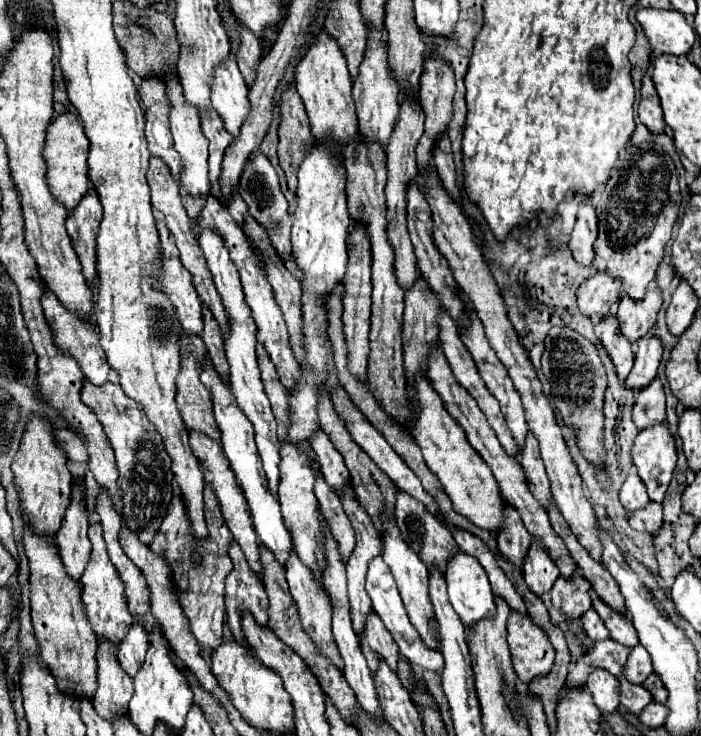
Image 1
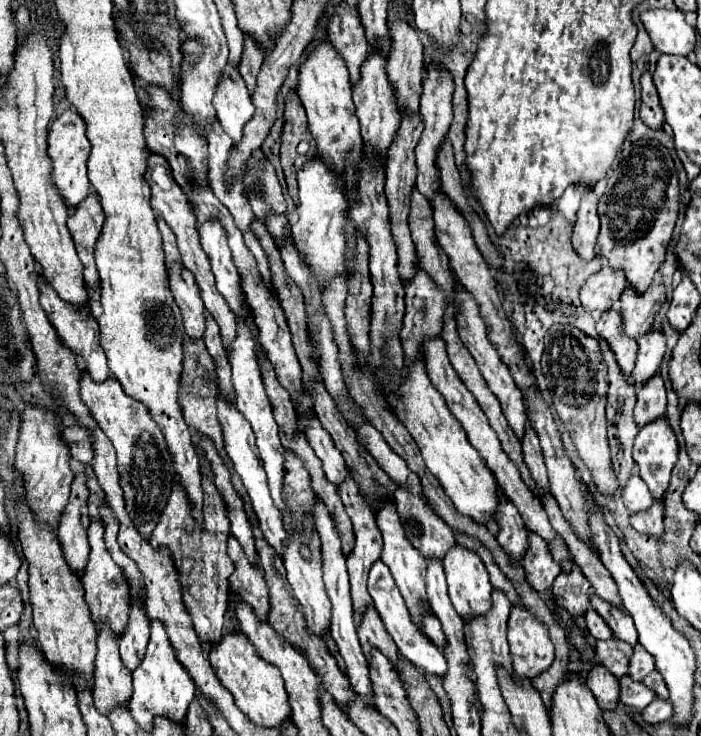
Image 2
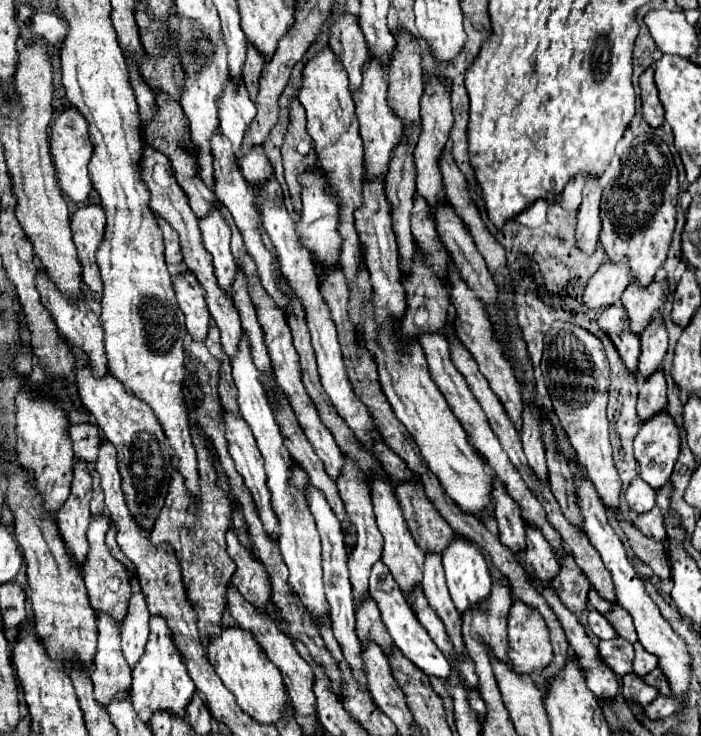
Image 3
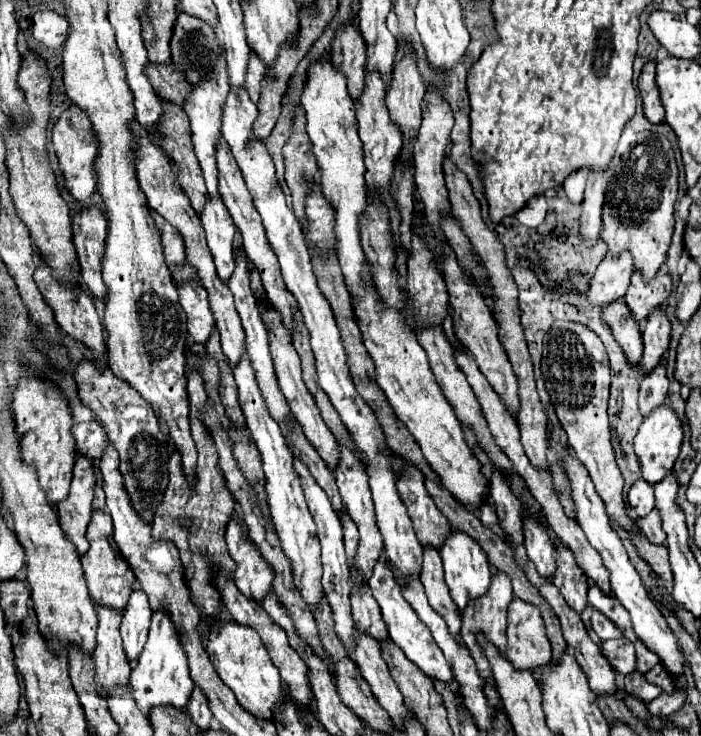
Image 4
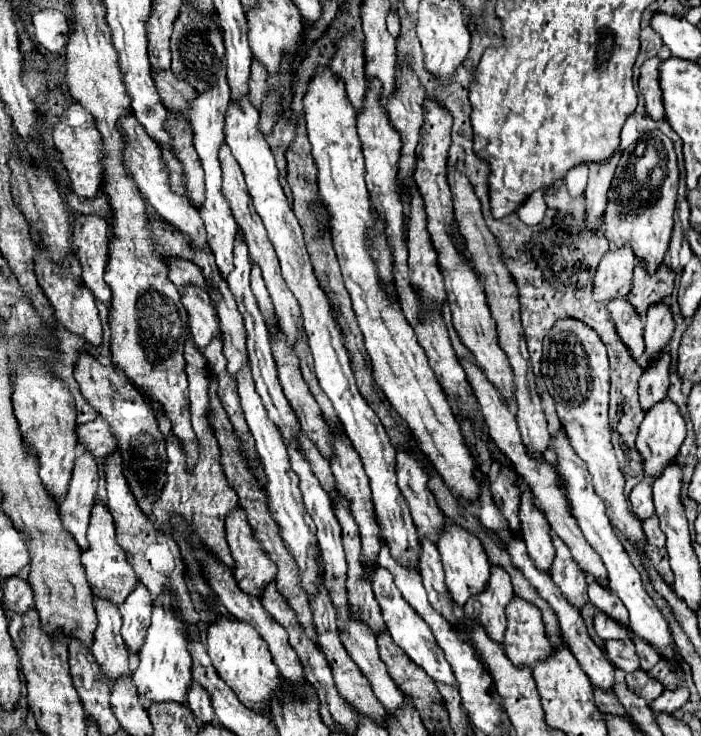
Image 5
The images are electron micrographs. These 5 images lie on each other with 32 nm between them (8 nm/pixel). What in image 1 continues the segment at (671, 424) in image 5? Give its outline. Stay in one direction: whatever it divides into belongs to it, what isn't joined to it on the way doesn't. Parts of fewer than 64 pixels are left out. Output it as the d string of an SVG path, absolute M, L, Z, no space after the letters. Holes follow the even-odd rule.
M666 422L644 428L636 436L632 460L638 468L638 476L648 488L650 498L654 502L662 502L676 466L676 442Z

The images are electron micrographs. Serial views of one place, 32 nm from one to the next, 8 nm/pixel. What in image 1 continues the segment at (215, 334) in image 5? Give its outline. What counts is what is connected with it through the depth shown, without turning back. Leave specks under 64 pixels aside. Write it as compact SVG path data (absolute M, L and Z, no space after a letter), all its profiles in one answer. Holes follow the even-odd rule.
M164 258L164 290L170 292L172 304L176 304L176 310L180 312L184 332L200 336L204 330L202 300L192 282L192 274L178 258Z

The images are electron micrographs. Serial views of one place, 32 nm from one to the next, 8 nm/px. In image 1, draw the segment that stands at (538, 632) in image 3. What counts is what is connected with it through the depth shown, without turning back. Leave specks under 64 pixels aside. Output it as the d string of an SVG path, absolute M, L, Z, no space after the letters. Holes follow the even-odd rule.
M512 612L508 618L508 644L512 664L522 682L530 682L536 676L548 674L554 662L554 646L546 632L522 612Z

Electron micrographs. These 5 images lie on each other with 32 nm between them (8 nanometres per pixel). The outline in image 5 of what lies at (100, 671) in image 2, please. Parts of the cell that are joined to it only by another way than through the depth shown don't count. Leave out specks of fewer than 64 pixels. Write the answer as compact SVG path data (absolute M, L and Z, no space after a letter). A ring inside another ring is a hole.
M94 598L94 608L98 614L98 626L92 642L92 656L102 664L102 672L108 680L124 676L128 672L128 648L120 636L122 618L118 608L106 598Z

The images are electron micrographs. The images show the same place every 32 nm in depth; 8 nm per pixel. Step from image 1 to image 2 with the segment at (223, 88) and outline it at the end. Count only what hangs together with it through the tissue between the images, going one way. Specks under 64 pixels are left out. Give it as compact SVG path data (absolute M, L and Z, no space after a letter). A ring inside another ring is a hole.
M228 66L224 72L224 84L220 84L220 92L216 92L214 104L216 104L220 126L236 146L242 140L244 126L254 116L254 104L250 100L242 76L238 72L232 72L232 68Z

